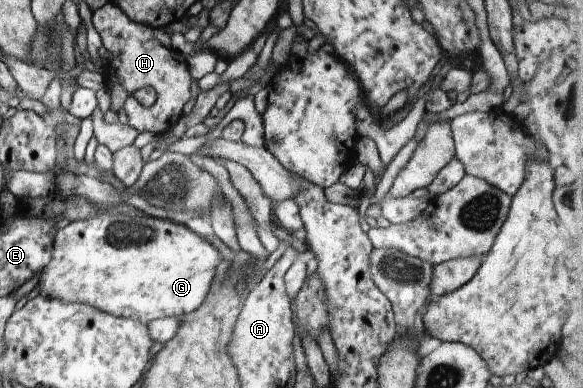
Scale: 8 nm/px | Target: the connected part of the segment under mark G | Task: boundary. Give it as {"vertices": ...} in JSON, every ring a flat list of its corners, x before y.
{"vertices":[[97,214,60,228,53,241,53,257,39,272,39,295,61,303,80,303,115,317,141,323,195,311,207,297,209,285,225,266,221,253,186,225,149,215]]}

